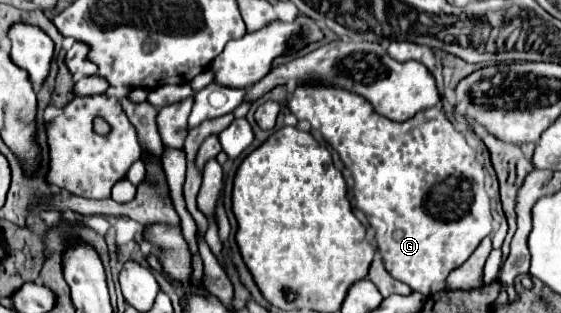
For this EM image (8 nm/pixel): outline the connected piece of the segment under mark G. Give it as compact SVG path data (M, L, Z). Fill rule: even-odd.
M297 84L295 92L287 98L287 108L297 120L307 120L311 130L321 130L323 140L329 142L341 156L343 164L353 172L355 206L367 214L375 226L377 246L383 254L387 272L409 284L413 292L425 296L445 288L451 270L459 268L493 230L491 200L485 192L485 172L477 160L477 152L467 144L465 136L455 130L439 108L429 108L407 122L393 122L377 116L365 98L329 84ZM427 122L439 122L437 138L427 138Z

